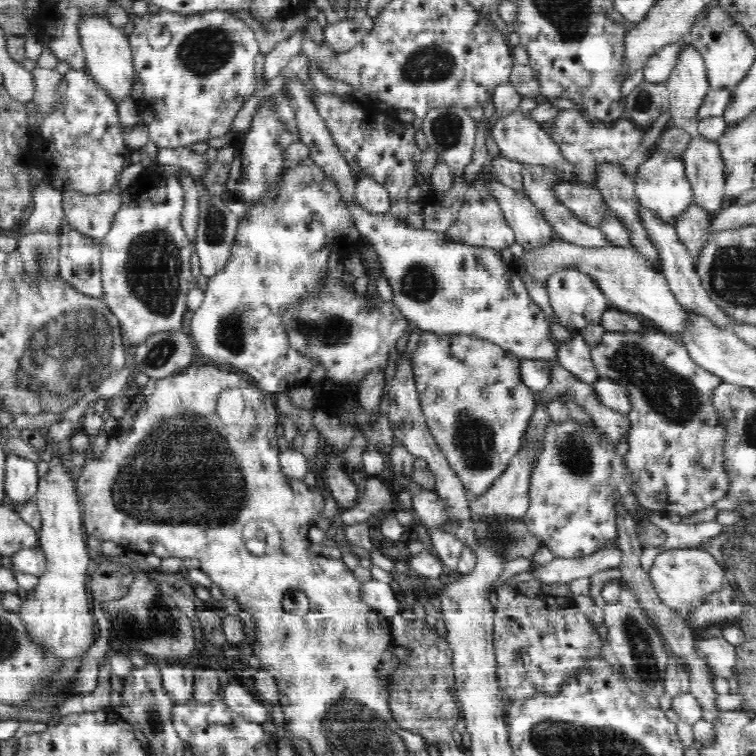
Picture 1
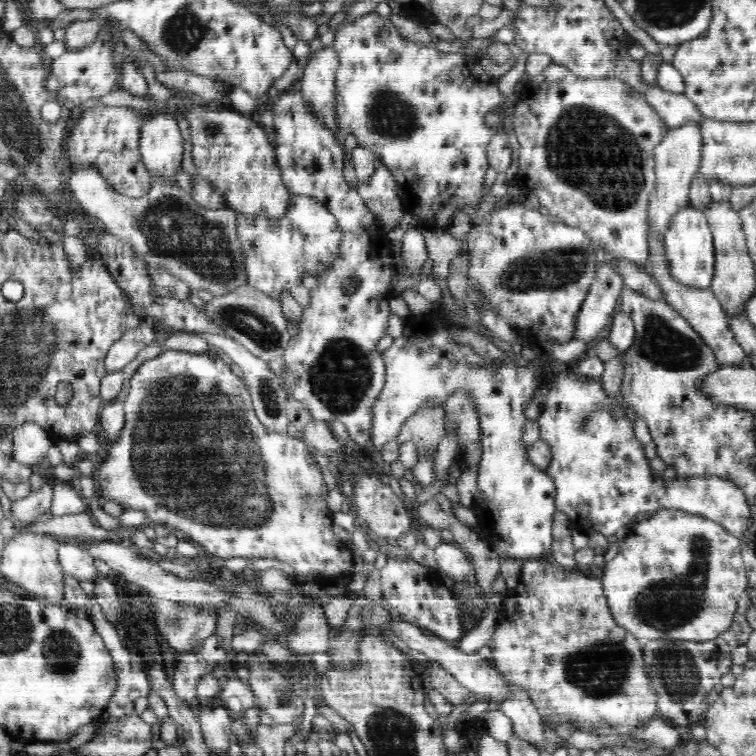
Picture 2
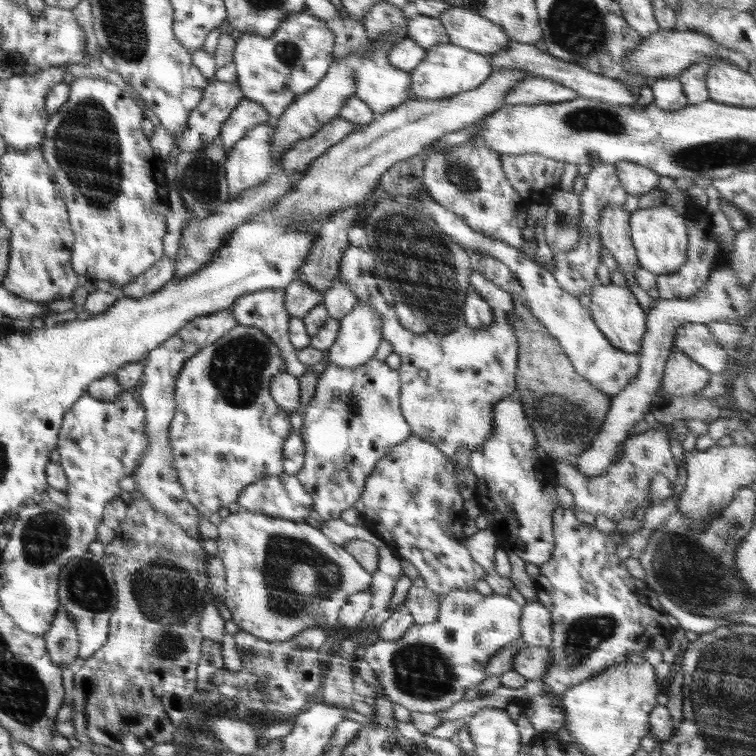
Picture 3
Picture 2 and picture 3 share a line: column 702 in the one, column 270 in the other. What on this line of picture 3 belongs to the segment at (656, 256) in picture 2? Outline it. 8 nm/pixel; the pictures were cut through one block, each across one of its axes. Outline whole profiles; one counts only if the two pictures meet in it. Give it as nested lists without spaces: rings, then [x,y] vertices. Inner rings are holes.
[[[264,289],[239,296],[230,306],[233,317],[240,326],[253,326],[261,330],[280,349],[280,358],[283,358],[286,372],[292,376],[300,377],[307,370],[313,370],[316,374],[322,374],[328,365],[322,360],[313,365],[302,364],[297,357],[297,350],[289,341],[289,320],[285,304],[285,292],[282,289]]]

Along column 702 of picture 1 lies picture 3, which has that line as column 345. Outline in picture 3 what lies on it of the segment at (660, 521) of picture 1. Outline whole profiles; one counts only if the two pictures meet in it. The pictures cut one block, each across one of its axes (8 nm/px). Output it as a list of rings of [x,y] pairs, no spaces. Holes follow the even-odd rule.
[[[333,519],[330,521],[323,521],[320,526],[320,532],[328,537],[332,543],[344,546],[352,540],[366,540],[376,548],[386,548],[386,544],[382,541],[380,536],[374,536],[369,528],[365,526],[354,526],[344,523],[341,519]]]

